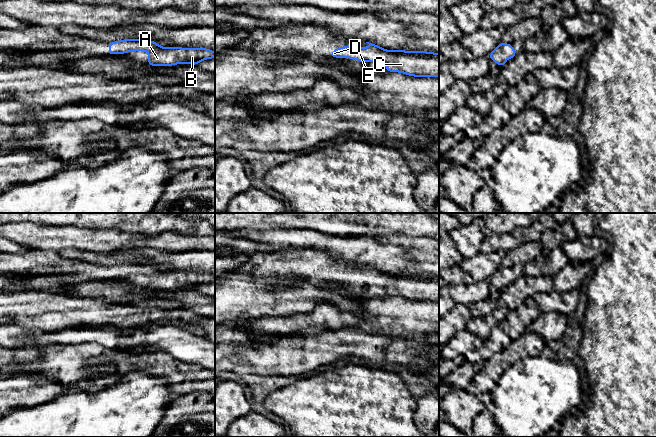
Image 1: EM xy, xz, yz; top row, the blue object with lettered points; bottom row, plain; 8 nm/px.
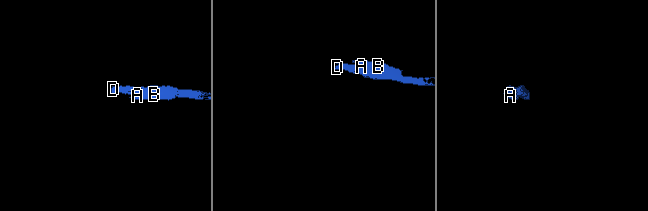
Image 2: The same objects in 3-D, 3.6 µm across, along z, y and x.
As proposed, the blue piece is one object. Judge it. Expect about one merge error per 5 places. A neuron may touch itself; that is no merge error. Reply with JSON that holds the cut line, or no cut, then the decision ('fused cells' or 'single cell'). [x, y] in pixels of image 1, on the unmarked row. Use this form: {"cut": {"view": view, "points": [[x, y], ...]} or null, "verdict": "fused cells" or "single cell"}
{"cut": null, "verdict": "single cell"}

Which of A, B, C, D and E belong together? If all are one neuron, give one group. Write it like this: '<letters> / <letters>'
A B C D E

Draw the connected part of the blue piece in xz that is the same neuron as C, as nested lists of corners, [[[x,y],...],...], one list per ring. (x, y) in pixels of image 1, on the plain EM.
[[[369,266],[369,271],[343,270],[331,275],[332,282],[349,282],[363,287],[376,286],[383,288],[390,297],[403,297],[413,301],[439,301],[439,278],[428,275],[412,275],[407,274],[386,274],[379,269]]]

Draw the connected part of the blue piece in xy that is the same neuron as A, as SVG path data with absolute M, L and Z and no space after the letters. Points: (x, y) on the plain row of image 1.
M122 263L108 267L109 278L146 275L149 290L172 290L177 288L198 289L202 284L215 282L215 276L207 272L162 271L152 264Z

